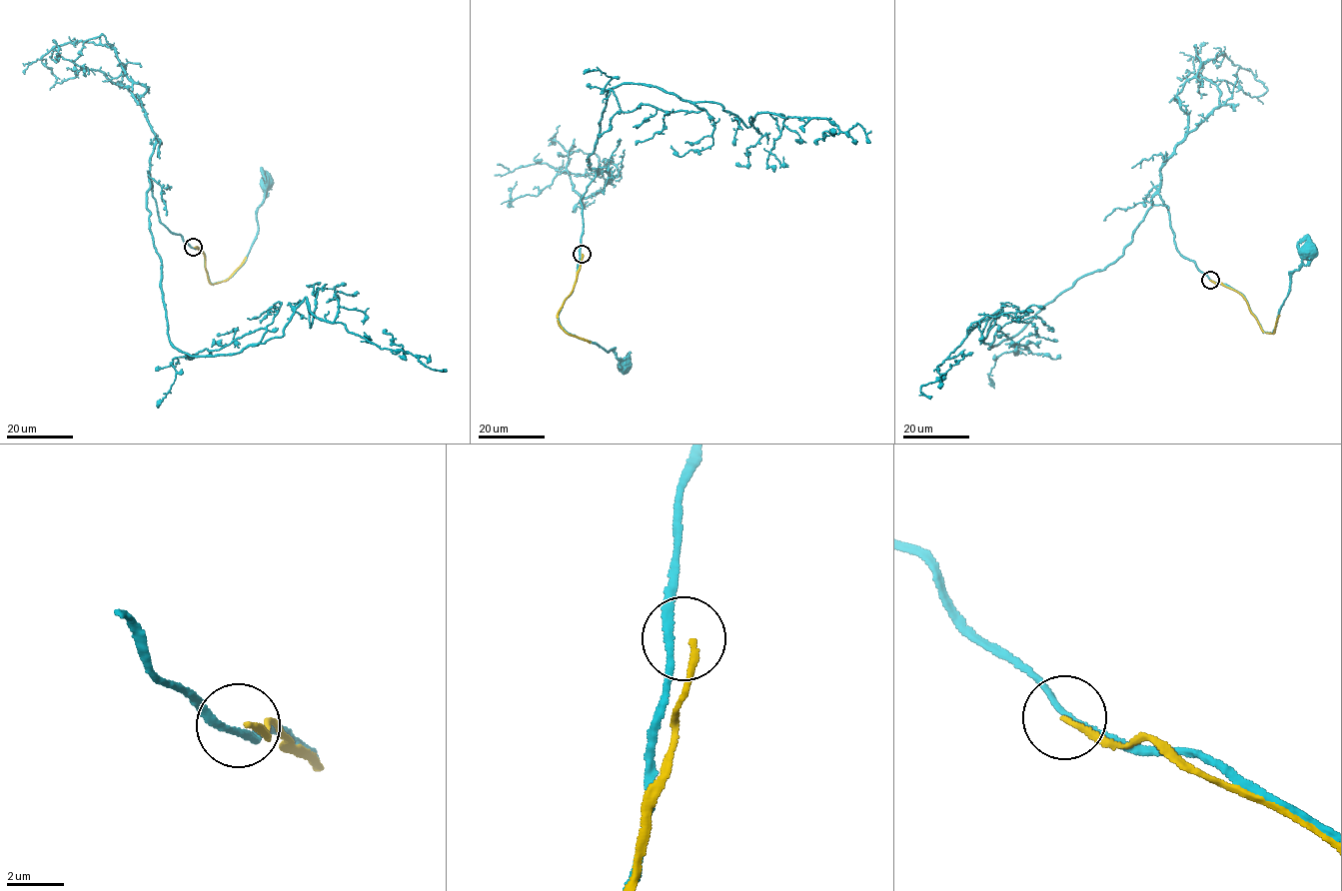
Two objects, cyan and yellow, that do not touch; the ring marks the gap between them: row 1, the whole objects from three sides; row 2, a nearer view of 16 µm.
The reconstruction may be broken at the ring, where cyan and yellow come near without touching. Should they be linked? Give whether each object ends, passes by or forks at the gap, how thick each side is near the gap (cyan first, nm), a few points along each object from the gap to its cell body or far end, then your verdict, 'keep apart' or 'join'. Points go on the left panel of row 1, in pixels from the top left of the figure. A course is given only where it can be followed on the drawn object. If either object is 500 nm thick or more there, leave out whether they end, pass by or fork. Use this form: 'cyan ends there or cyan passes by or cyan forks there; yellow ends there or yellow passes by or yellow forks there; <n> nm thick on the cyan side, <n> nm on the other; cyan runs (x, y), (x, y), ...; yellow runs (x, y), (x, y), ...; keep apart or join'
cyan passes by; yellow ends there; 240 nm thick on the cyan side, 200 nm on the other; cyan runs (192, 248), (202, 251), (210, 282), (221, 282), (232, 276), (245, 261), (258, 230), (257, 213), (265, 185); yellow runs (194, 247), (203, 252), (205, 268), (212, 284), (224, 282), (246, 257); keep apart

